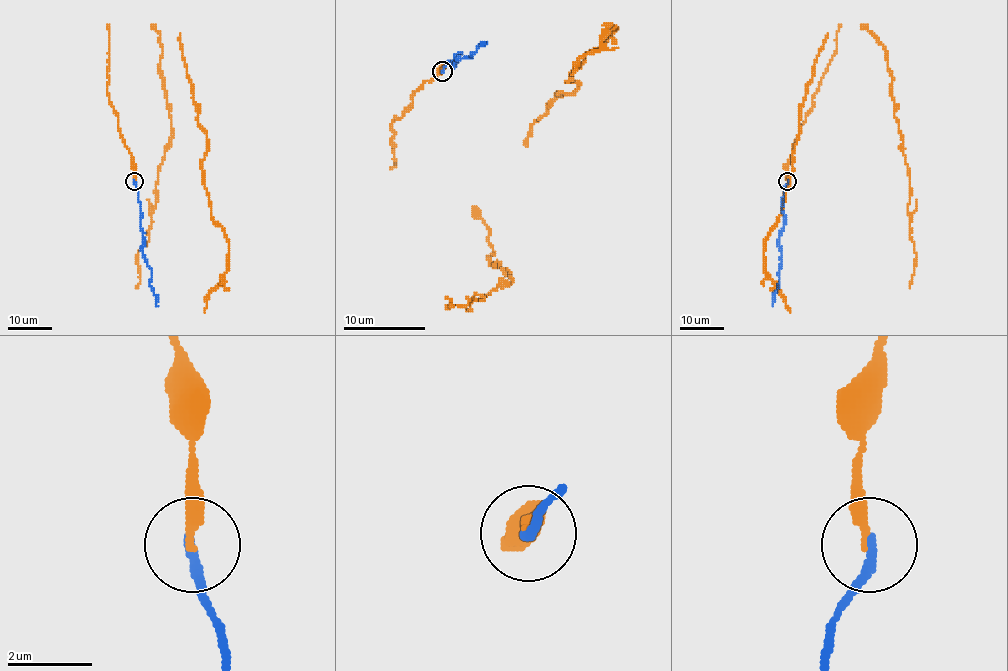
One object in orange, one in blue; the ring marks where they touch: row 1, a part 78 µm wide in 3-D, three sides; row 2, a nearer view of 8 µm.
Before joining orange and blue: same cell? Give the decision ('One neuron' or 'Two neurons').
One neuron

